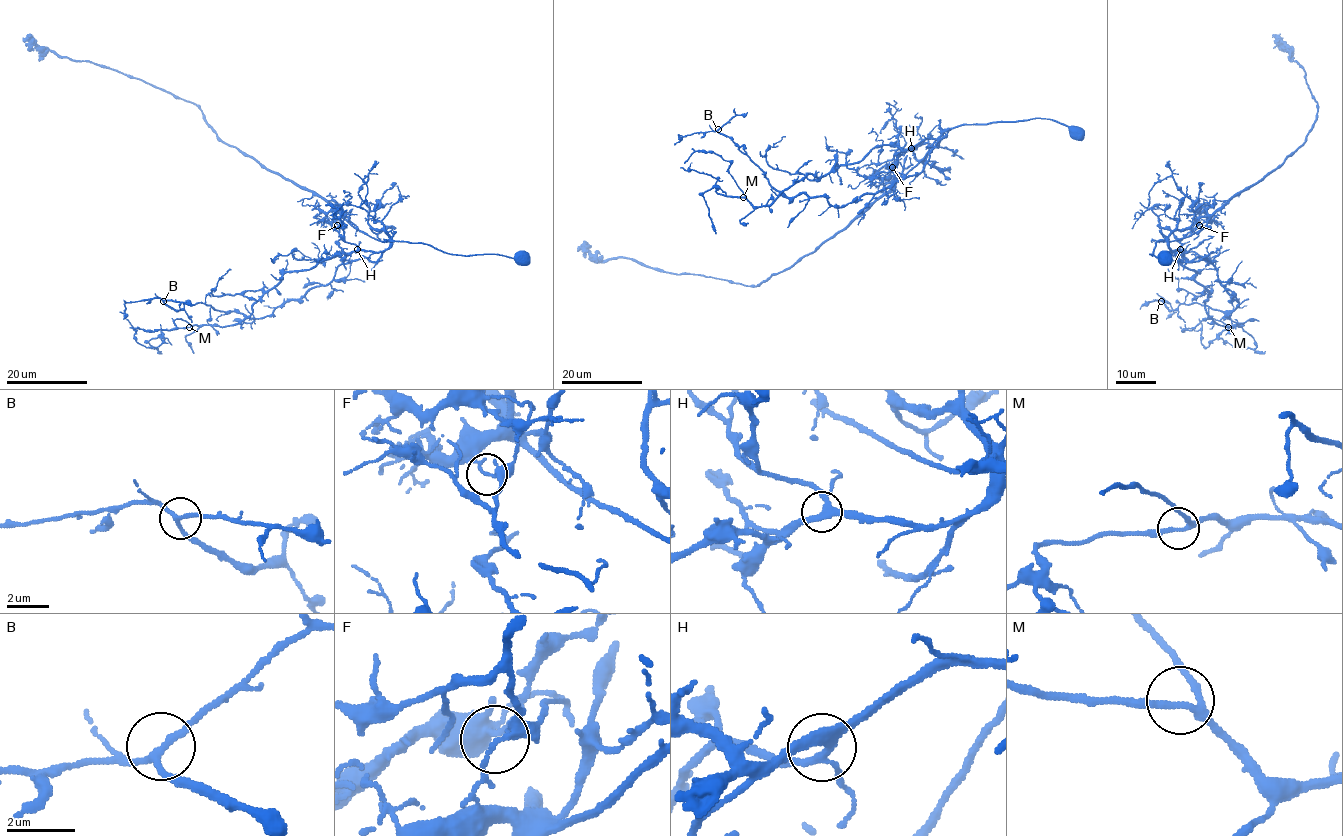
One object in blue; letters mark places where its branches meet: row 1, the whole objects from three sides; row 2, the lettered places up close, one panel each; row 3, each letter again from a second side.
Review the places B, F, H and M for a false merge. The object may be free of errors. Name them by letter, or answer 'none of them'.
F

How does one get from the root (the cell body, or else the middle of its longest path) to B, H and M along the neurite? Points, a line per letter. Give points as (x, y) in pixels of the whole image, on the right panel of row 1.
B: (1164, 260), (1149, 254), (1165, 239), (1183, 261), (1204, 257), (1238, 304), (1225, 318), (1161, 301)
H: (1164, 260), (1149, 254), (1152, 255), (1158, 241), (1166, 239), (1170, 252), (1180, 249)
M: (1164, 260), (1149, 254), (1166, 239), (1207, 290), (1205, 311), (1219, 325), (1238, 325), (1228, 327)

